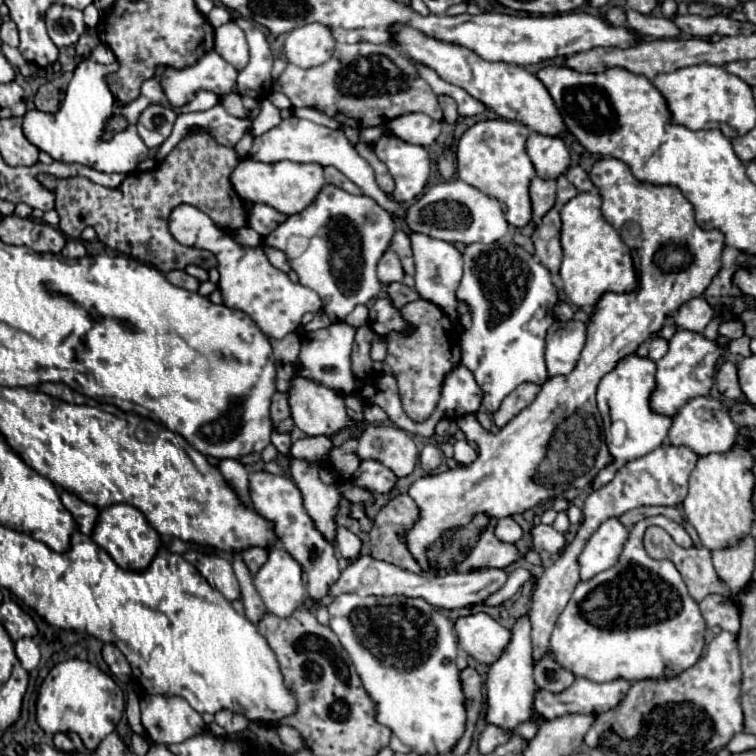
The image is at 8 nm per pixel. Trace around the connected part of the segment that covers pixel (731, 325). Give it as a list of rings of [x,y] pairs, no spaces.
[[[730,320],[720,324],[720,334],[724,334],[726,338],[742,338],[744,336],[744,322],[740,320]]]

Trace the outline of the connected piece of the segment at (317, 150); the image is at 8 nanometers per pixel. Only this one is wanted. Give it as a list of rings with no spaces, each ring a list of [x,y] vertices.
[[[290,116],[286,120],[282,120],[276,128],[268,130],[266,134],[262,136],[256,136],[254,138],[254,146],[252,150],[248,152],[246,156],[248,160],[254,160],[254,162],[264,162],[264,164],[276,164],[276,162],[282,162],[286,158],[290,158],[292,162],[316,162],[320,166],[334,166],[338,168],[346,178],[350,178],[360,190],[362,194],[374,198],[382,208],[386,208],[388,212],[396,214],[396,216],[404,216],[404,210],[400,208],[398,202],[394,202],[392,198],[388,198],[380,186],[376,184],[374,180],[374,170],[372,166],[356,152],[354,144],[346,138],[346,134],[338,128],[338,130],[332,130],[332,128],[326,128],[326,126],[320,126],[320,124],[314,124],[310,120],[302,120],[302,118],[296,118],[296,116]]]

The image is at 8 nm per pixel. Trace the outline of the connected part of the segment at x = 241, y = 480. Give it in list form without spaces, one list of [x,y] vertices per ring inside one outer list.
[[[220,460],[218,470],[222,472],[222,476],[226,478],[226,482],[234,488],[234,492],[242,498],[244,504],[250,504],[250,490],[248,490],[248,472],[244,468],[244,464],[240,460]]]

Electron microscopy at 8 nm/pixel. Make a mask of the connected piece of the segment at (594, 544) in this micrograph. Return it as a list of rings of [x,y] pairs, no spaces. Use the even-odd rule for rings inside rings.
[[[610,518],[606,520],[588,540],[588,544],[584,546],[578,562],[580,562],[580,578],[592,578],[594,574],[612,568],[622,550],[624,544],[628,540],[630,530],[618,520],[618,518]]]

